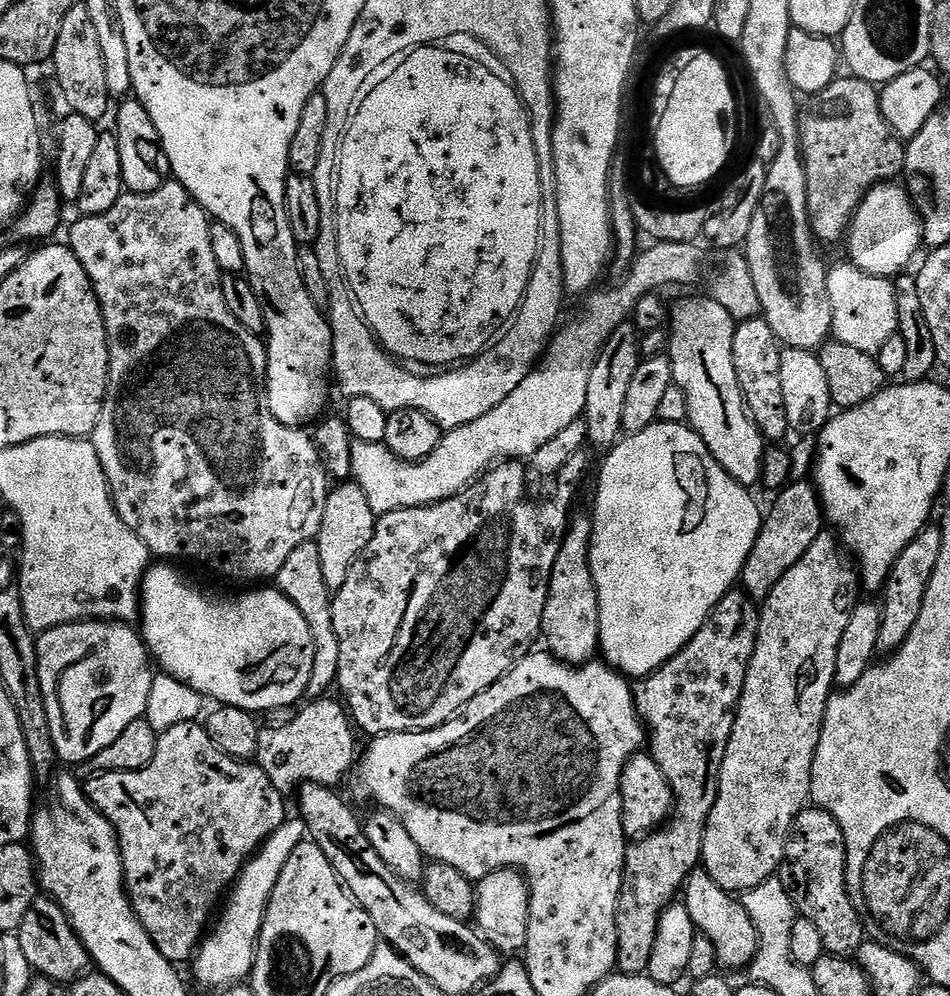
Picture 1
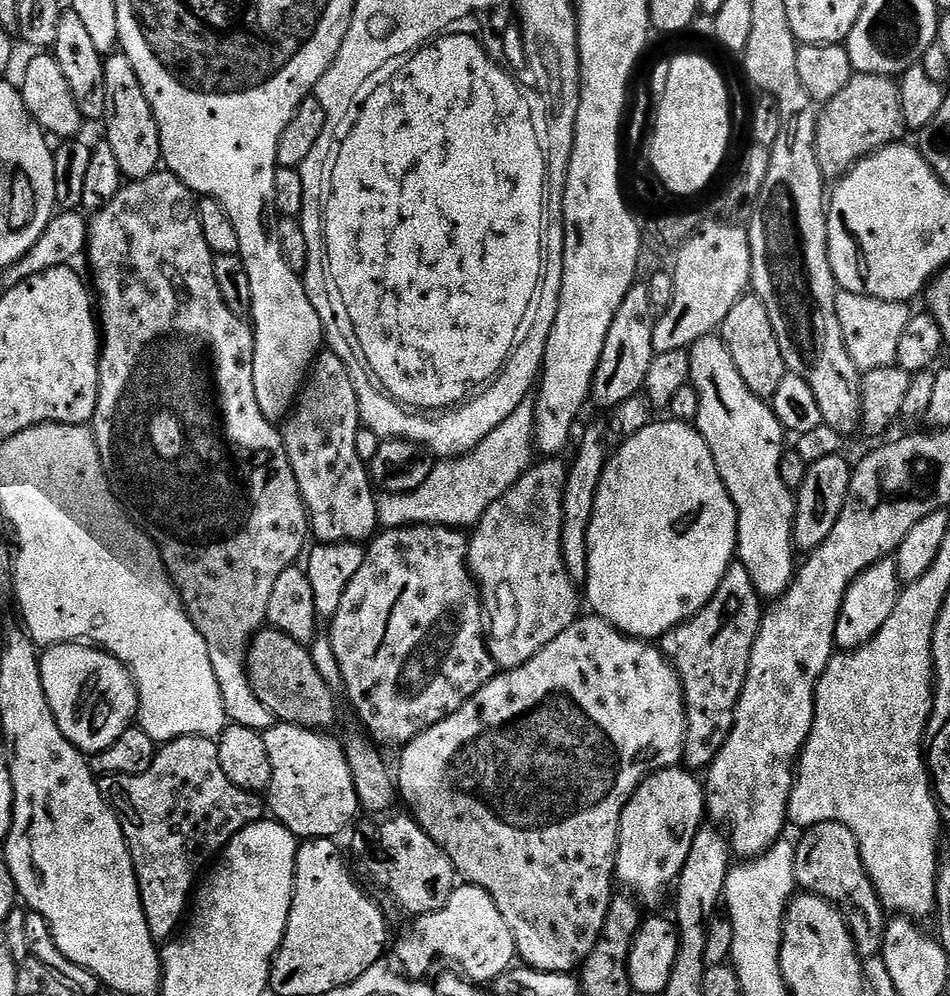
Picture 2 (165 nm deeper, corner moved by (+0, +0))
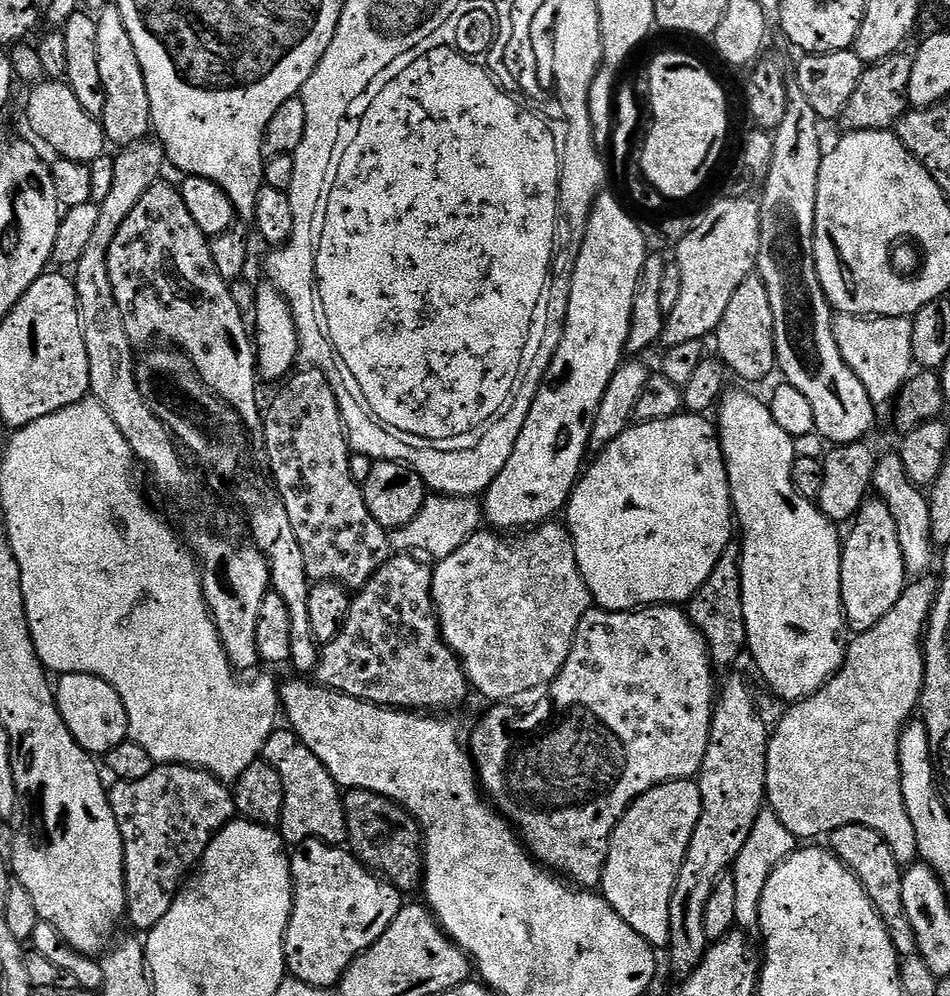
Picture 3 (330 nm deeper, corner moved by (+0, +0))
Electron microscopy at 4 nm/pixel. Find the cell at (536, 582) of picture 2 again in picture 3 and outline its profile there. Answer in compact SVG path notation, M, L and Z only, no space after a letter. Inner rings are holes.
M545 522L529 531L521 540L516 540L511 544L508 540L503 540L501 533L496 530L481 530L474 533L470 539L454 554L450 554L445 560L439 561L432 568L432 601L436 607L436 616L440 620L440 632L444 636L445 642L464 668L464 673L469 685L476 688L488 699L488 702L512 702L515 696L524 696L527 692L532 692L535 688L551 685L556 676L566 666L566 658L570 658L572 643L576 637L578 626L582 622L584 615L594 606L594 601L586 582L580 573L578 558L576 557L576 546L572 543L572 535L568 533L567 527L560 522Z

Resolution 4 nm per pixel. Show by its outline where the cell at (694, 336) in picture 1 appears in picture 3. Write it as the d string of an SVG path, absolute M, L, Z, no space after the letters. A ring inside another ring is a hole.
M725 391L720 398L718 405L718 431L720 433L720 445L724 450L724 461L728 471L728 485L732 495L732 507L735 519L738 521L738 528L744 531L742 539L742 551L740 554L740 569L742 570L742 614L746 622L746 634L748 642L746 645L747 655L752 655L752 660L756 663L758 671L764 675L766 683L772 687L772 692L780 700L795 702L805 700L807 696L812 696L823 684L827 684L829 678L836 673L844 664L844 659L848 656L848 645L850 643L850 629L848 622L844 618L844 607L842 606L842 582L840 581L840 553L842 551L842 532L839 532L837 525L826 518L826 514L820 512L819 507L813 501L802 498L798 490L794 490L792 481L792 467L798 455L796 449L797 441L778 422L774 422L774 414L768 409L767 403L756 396L751 396L748 392Z

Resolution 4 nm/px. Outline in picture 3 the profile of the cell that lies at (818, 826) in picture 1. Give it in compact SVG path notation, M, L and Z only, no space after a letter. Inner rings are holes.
M851 824L850 826L838 826L827 833L827 847L839 858L842 863L853 872L862 882L866 894L872 905L878 910L878 914L884 920L890 934L890 942L894 942L894 950L901 958L917 955L916 931L906 914L906 906L902 902L902 878L904 872L898 858L894 858L894 850L878 834L878 830L870 830L870 826Z

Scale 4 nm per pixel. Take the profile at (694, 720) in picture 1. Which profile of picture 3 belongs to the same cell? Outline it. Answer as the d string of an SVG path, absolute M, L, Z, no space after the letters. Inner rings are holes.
M733 542L726 546L722 558L710 570L710 578L687 601L686 611L694 626L700 629L704 641L708 643L708 651L713 665L732 664L745 651L748 635L746 622L742 614L742 570L740 569L740 554L742 548Z

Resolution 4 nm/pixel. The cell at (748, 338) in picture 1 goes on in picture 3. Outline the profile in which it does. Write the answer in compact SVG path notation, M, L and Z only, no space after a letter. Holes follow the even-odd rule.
M753 274L734 290L730 302L726 305L726 314L722 314L722 322L714 333L716 340L715 355L724 363L725 368L733 377L745 380L748 384L760 384L771 372L777 371L776 366L776 335L774 334L774 310L770 306L770 294L766 290L766 282L758 274Z

